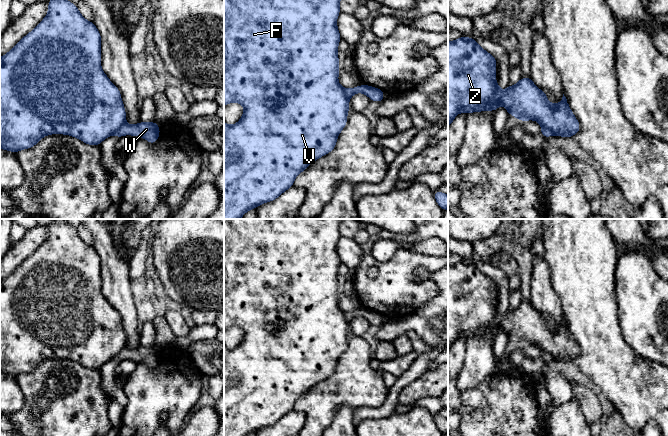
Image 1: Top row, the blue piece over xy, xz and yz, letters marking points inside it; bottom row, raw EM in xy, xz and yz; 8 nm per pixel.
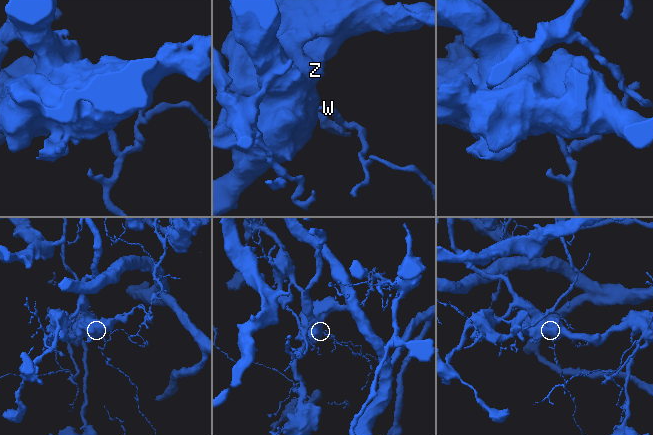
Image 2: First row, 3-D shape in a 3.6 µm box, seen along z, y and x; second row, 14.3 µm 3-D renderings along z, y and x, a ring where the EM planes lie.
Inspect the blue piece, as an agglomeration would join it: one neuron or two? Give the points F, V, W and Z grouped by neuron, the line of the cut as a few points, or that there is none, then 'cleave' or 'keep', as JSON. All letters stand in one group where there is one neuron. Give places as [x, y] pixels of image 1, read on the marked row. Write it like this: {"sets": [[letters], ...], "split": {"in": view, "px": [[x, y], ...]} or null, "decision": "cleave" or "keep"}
{"sets": [["F", "V", "Z"], ["W"]], "split": {"in": "yz", "px": [[542, 126], [552, 133]]}, "decision": "cleave"}

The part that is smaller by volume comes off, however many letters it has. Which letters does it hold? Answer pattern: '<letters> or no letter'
W

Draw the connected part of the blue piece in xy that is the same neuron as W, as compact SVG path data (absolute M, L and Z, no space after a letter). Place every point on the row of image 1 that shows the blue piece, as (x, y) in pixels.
M140 121L137 125L123 124L115 135L118 139L124 135L133 135L135 137L140 136L147 140L150 144L156 144L160 135L160 127L155 121Z

